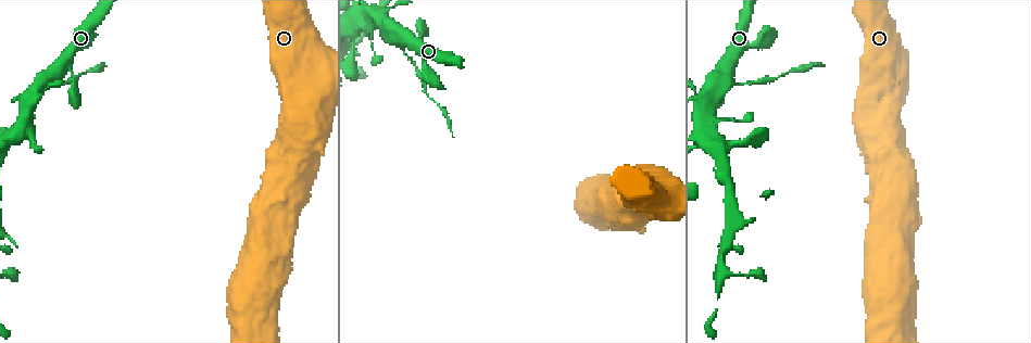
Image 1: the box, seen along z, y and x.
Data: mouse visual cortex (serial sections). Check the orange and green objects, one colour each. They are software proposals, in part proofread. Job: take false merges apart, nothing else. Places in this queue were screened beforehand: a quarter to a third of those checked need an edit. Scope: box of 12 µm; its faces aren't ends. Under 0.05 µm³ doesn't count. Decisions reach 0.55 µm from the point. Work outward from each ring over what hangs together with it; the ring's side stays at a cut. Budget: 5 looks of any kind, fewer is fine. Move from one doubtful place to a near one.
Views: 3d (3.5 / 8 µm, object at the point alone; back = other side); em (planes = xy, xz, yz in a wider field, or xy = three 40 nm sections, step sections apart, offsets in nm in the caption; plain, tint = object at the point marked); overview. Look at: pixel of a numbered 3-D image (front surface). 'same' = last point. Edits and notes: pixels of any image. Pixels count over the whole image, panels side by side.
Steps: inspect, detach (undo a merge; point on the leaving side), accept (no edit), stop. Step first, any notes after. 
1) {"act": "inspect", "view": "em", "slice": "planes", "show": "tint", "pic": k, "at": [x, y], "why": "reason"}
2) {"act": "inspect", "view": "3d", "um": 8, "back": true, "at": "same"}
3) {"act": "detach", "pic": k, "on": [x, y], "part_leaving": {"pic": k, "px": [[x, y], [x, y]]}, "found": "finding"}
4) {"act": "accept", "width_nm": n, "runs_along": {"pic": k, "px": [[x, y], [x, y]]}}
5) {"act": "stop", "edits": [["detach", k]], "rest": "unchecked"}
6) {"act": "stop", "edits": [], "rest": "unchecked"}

{"act": "inspect", "view": "3d", "um": 3.5, "pic": 1, "at": [404, 50], "why": "thick turns thin"}

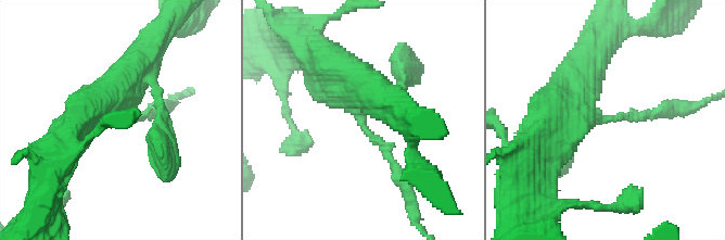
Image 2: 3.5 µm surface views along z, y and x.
{"act": "inspect", "view": "em", "slice": "xy", "step": 3, "show": "tint", "pic": 2, "at": [600, 120], "arm_widths_nm": [150, 500], "why": "shape alone is not enough"}

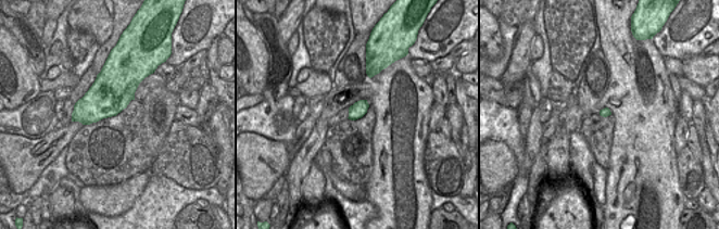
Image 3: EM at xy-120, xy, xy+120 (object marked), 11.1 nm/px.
{"act": "detach", "pic": 2, "on": [651, 115], "part_leaving": {"pic": 2, "px": [[623, 115], [707, 102]]}, "found": "two cells meet here"}

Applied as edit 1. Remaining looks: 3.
{"act": "inspect", "view": "3d", "um": 3.5, "back": true, "pic": 1, "at": [366, 18], "why": "calibre changes"}

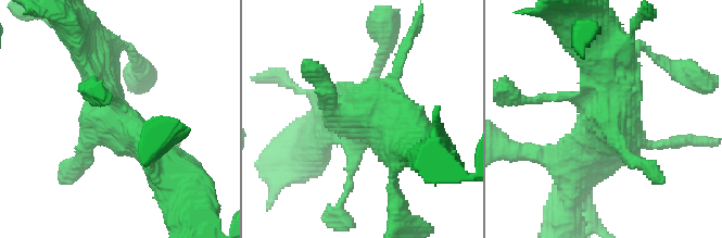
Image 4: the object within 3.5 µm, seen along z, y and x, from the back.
{"act": "inspect", "view": "em", "slice": "xy", "step": 3, "show": "tint", "pic": 4, "at": [110, 119], "why": "need the tissue"}

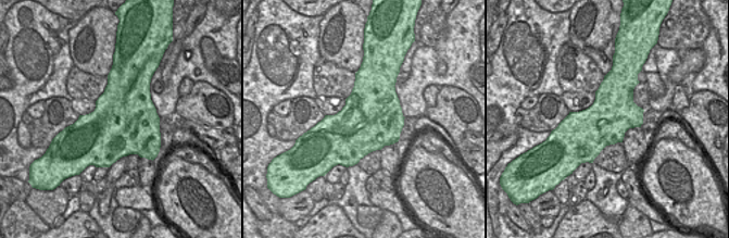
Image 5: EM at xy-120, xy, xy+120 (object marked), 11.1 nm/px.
{"act": "accept", "found": "all the same cell"}

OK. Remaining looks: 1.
{"act": "stop", "edits": [["detach", 2]], "rest": "unchecked"}

